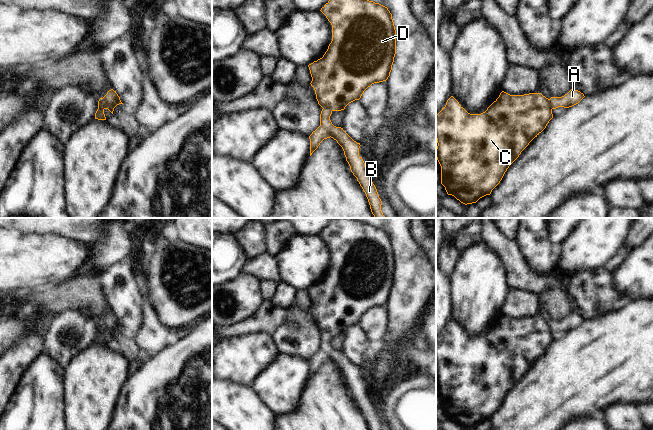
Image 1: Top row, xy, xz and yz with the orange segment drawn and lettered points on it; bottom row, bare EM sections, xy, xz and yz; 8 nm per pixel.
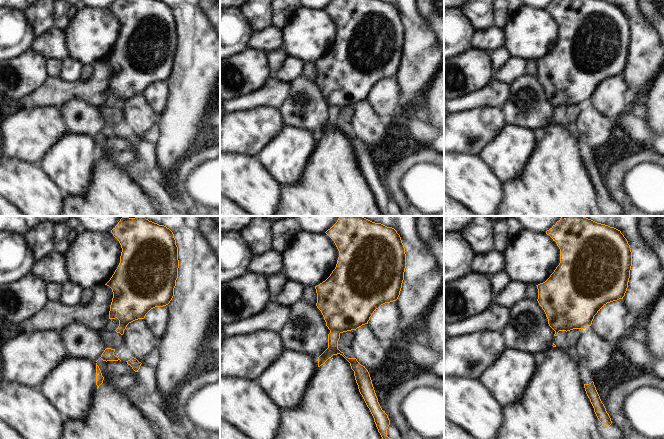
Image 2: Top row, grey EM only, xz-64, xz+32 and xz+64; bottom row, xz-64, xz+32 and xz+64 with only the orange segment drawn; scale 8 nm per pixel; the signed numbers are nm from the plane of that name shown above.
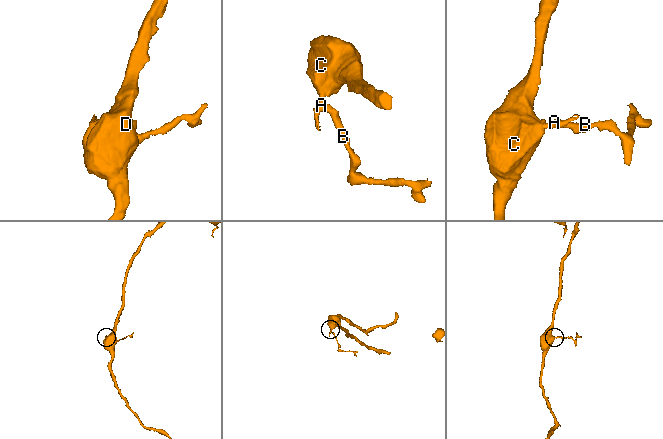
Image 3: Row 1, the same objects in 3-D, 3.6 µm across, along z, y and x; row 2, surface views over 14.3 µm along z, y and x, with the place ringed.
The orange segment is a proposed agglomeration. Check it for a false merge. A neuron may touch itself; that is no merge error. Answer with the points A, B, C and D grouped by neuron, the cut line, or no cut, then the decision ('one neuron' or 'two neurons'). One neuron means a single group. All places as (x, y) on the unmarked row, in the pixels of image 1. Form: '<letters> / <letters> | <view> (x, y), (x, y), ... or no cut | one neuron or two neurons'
A B / C D | yz (549, 323), (552, 332) | two neurons

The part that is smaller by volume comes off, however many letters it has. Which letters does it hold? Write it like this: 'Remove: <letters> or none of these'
Remove: A, B

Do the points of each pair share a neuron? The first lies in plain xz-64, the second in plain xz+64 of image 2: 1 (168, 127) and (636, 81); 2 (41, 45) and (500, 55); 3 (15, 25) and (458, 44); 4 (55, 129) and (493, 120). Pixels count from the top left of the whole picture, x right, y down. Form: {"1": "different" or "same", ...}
{"1": "same", "2": "different", "3": "same", "4": "same"}

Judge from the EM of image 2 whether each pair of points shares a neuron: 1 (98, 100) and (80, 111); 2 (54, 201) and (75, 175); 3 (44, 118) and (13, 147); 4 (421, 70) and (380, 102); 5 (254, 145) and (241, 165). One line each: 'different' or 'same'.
1: different
2: different
3: same
4: different
5: different

